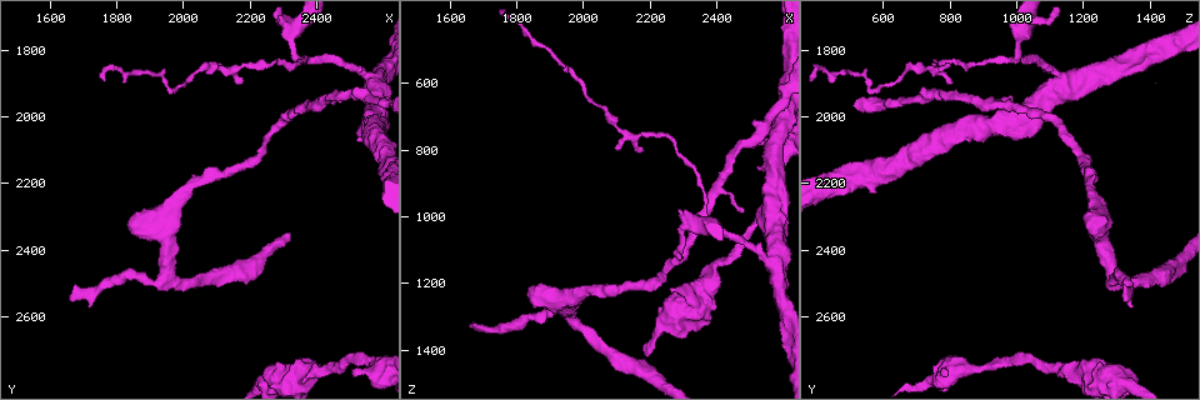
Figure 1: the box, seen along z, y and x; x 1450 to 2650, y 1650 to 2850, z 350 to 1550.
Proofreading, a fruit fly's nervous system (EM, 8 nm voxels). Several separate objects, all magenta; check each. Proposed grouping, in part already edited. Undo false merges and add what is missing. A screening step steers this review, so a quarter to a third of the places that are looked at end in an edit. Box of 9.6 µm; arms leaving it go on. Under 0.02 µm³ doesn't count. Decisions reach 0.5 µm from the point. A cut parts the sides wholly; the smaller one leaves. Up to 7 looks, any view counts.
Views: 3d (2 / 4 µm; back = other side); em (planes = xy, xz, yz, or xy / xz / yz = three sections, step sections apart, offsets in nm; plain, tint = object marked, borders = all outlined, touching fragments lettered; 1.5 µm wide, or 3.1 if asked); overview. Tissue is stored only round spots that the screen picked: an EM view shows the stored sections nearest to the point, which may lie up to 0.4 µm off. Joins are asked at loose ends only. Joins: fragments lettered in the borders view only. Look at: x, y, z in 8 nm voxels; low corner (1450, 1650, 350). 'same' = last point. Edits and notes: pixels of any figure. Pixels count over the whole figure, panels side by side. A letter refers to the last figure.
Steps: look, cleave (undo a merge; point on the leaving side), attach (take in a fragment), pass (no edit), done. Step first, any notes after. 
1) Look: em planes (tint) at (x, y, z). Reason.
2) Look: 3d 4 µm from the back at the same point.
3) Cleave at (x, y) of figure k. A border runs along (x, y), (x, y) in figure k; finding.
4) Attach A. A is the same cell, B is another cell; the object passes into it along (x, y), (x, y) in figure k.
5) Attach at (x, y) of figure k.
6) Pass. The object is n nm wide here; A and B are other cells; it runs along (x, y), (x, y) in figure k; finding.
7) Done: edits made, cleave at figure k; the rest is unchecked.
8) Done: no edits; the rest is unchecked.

Look: 3d 2 µm at (1960, 1920, 570). Sharp bend.

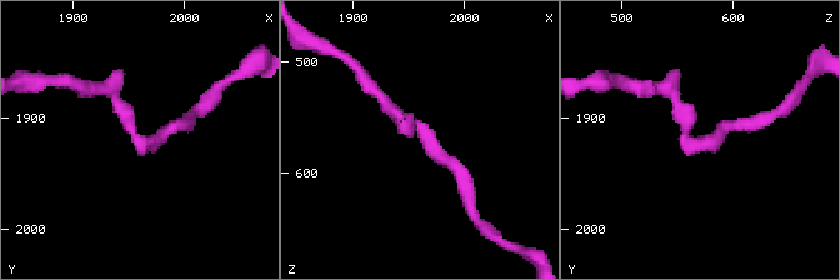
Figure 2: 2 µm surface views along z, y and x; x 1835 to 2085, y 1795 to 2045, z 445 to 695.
Look: em xz step 8 (borders) at (1970, 1924, 576). Now the EM.

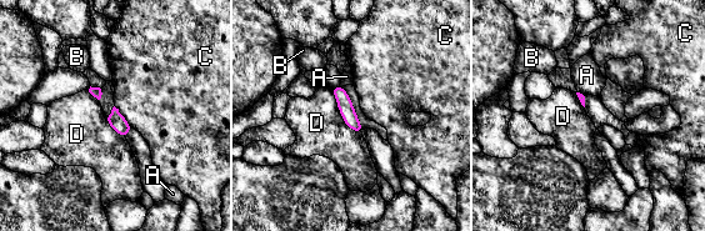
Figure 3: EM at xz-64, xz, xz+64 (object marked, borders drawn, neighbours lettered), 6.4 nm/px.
Pass. A, B, C and D are other cells; it runs along (335, 89), (351, 121), (359, 129) in figure 3; one neuron here.

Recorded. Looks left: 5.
Look: em planes (tint) at (2510, 2770, 790). Branch stops here.

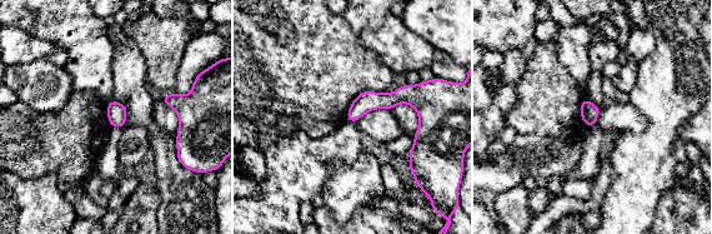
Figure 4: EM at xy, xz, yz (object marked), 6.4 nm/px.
Look: em planes (borders) at the same point. See the neighbours.

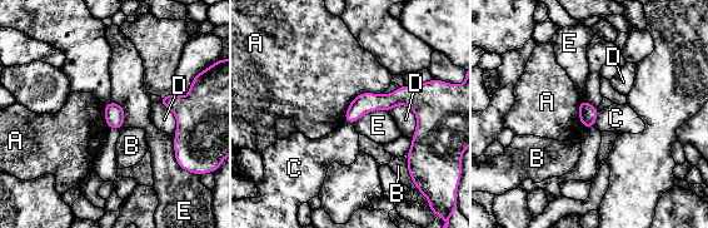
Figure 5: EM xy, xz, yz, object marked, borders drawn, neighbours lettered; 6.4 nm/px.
Pass. A, B, C, D and E are other cells; it runs along (425, 110), (413, 99), (365, 102), (348, 118) in figure 5; no lettered fragment goes on from it.

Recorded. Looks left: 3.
Look: em planes (borders) at (2170, 1900, 800).

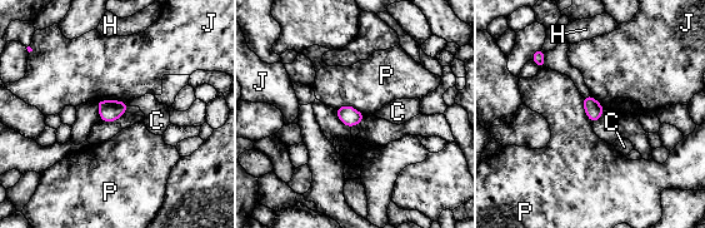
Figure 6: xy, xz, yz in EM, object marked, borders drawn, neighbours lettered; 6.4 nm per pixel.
Pass. C, H, J and P are other cells; a border runs along (335, 108), (353, 105), (366, 115) in figure 6; none of them fits.

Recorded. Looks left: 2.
Done: no edits; the rest is unchecked.

